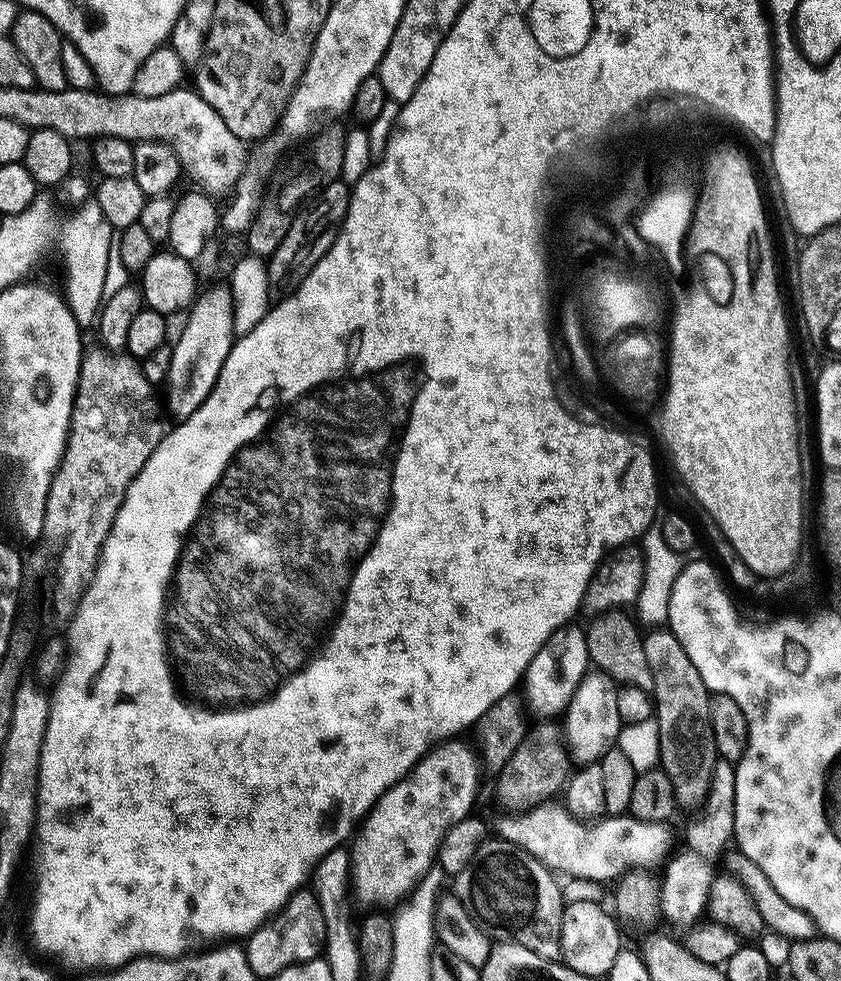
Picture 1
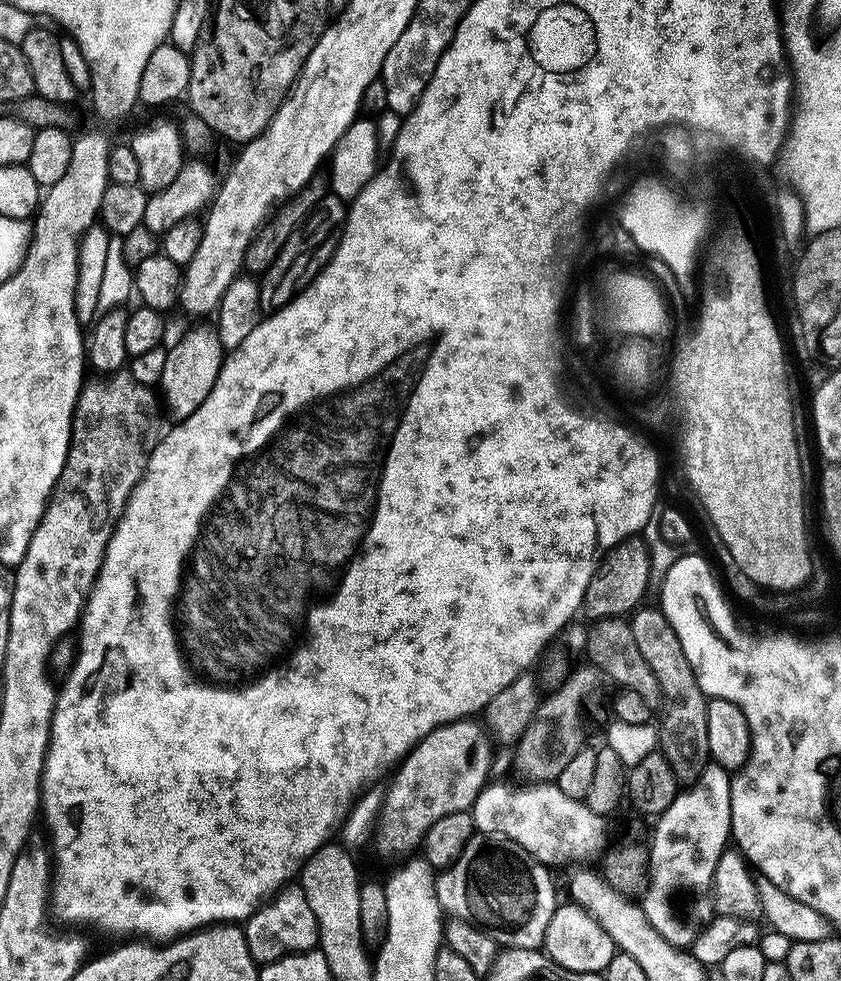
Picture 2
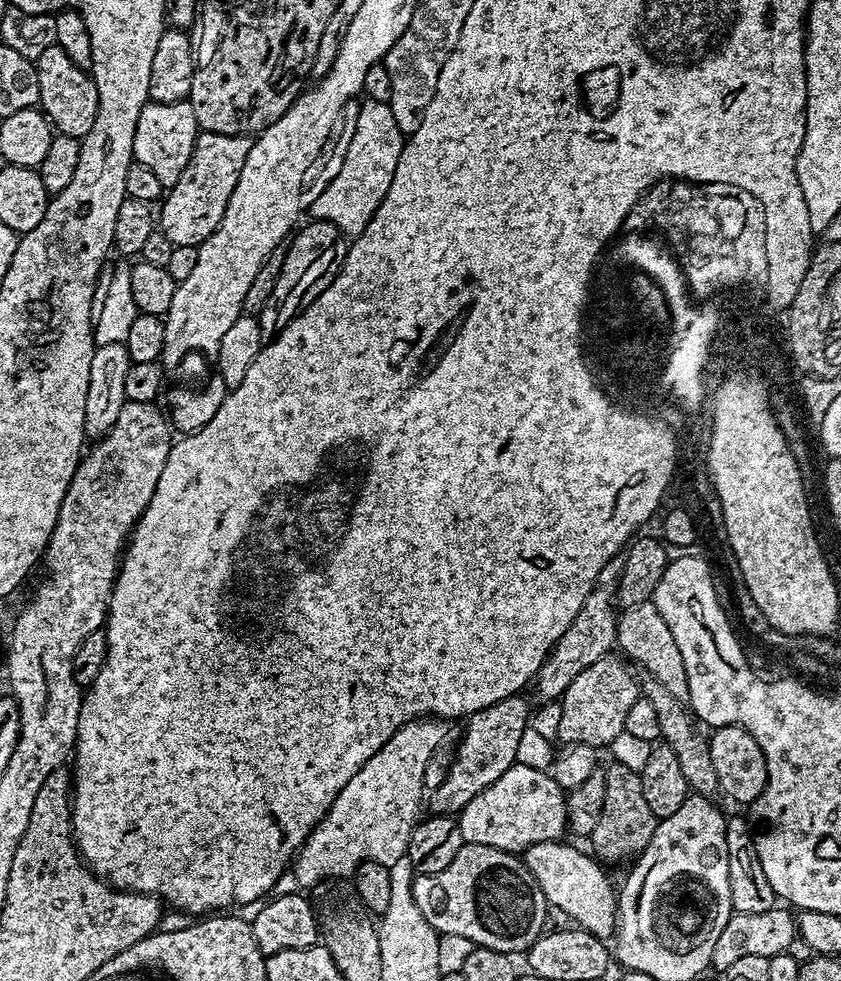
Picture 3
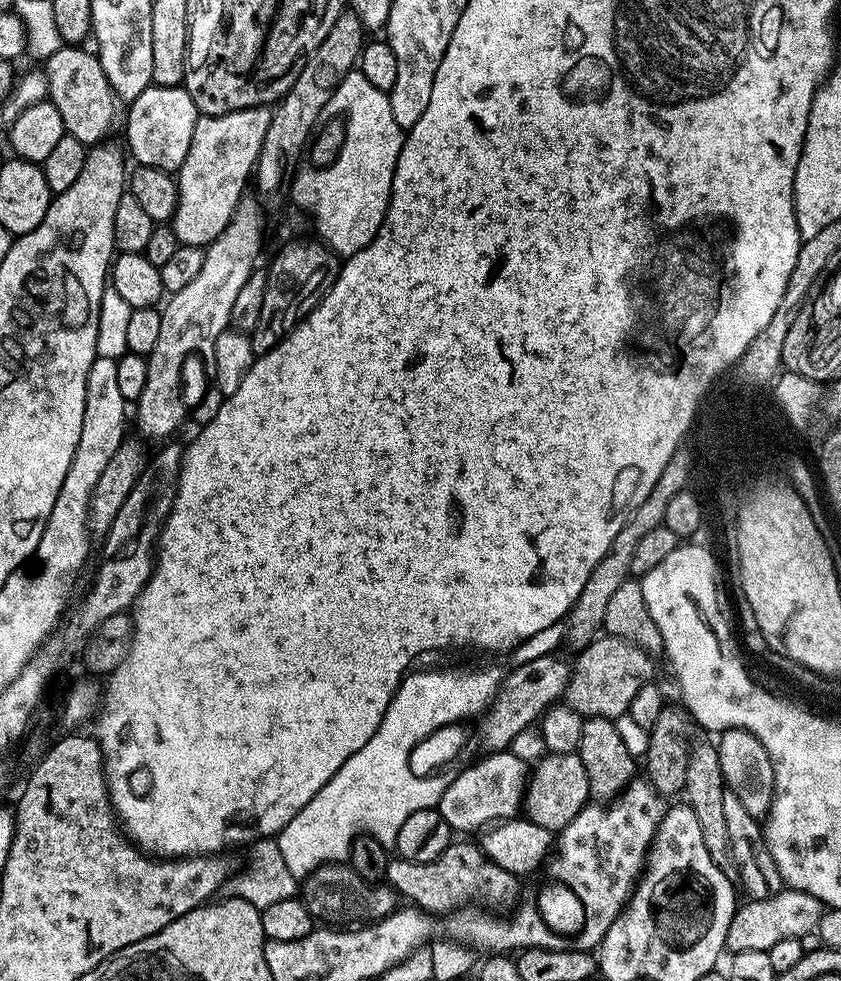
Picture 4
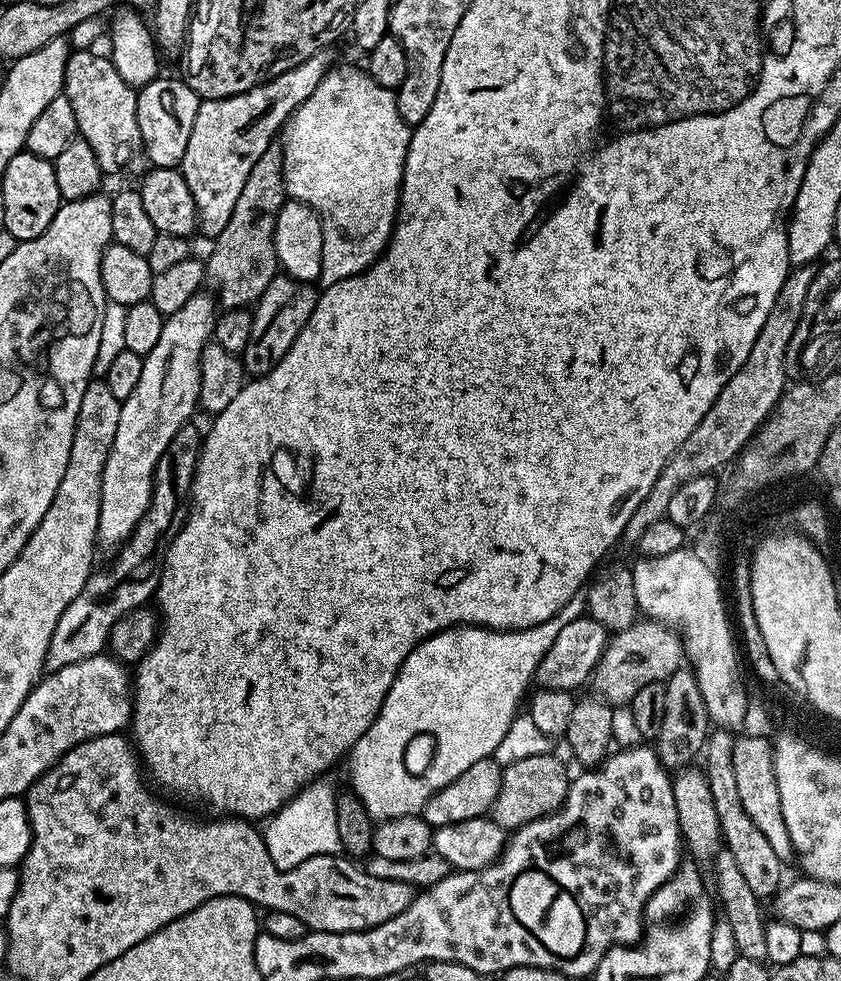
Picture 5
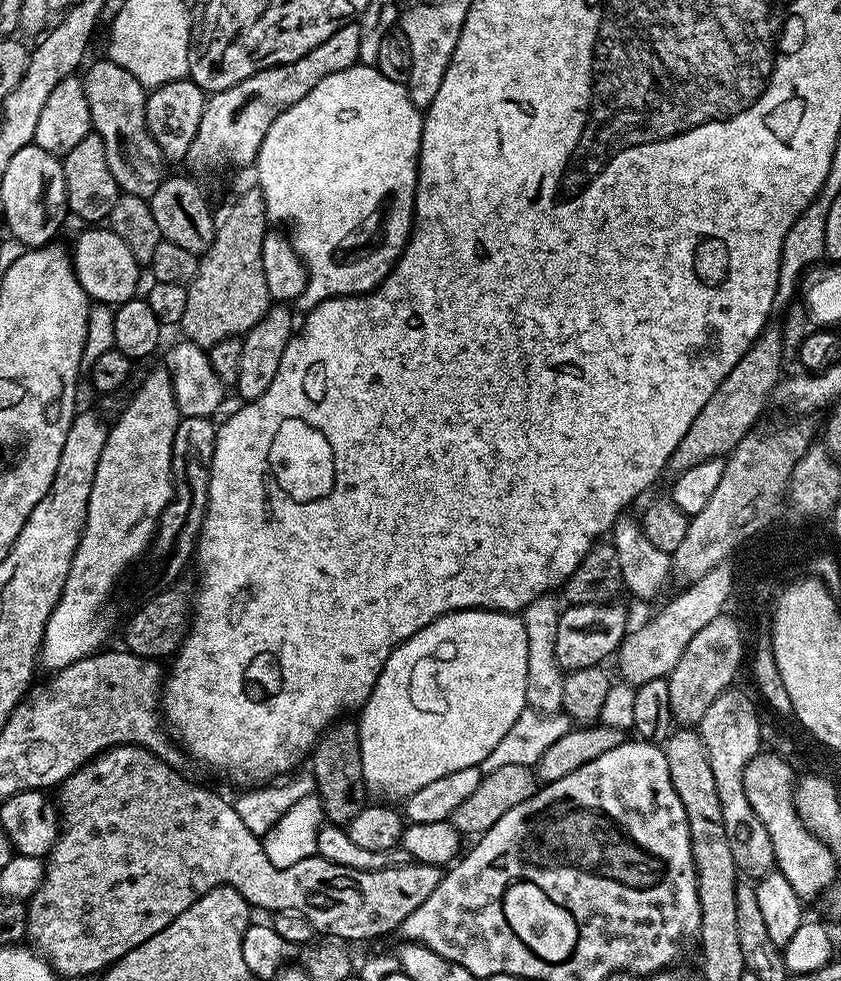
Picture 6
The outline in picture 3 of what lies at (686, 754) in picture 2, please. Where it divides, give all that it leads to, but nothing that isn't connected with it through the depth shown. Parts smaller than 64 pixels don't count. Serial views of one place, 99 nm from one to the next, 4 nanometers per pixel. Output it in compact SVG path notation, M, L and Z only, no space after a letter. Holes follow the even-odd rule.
M651 599L639 600L636 604L627 605L623 611L616 618L618 648L629 652L645 668L643 671L651 674L658 682L662 682L671 694L679 698L687 697L686 662L682 662L682 654L678 651L678 642L674 642L674 634L670 634L670 626L666 622L666 618L662 618L655 603Z

